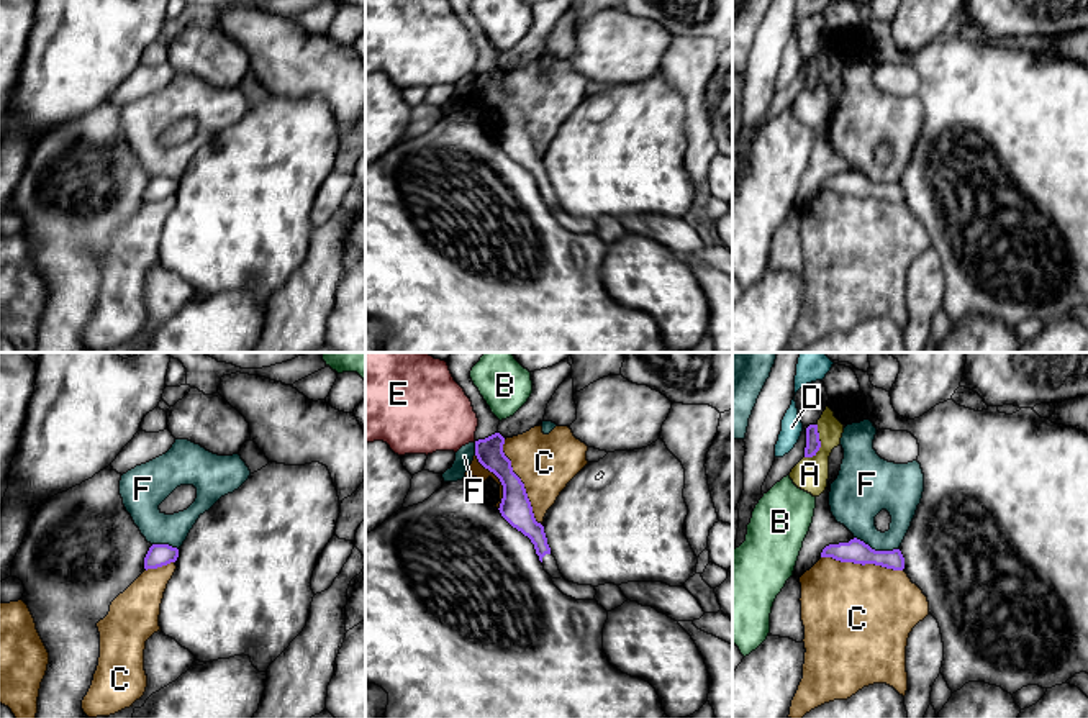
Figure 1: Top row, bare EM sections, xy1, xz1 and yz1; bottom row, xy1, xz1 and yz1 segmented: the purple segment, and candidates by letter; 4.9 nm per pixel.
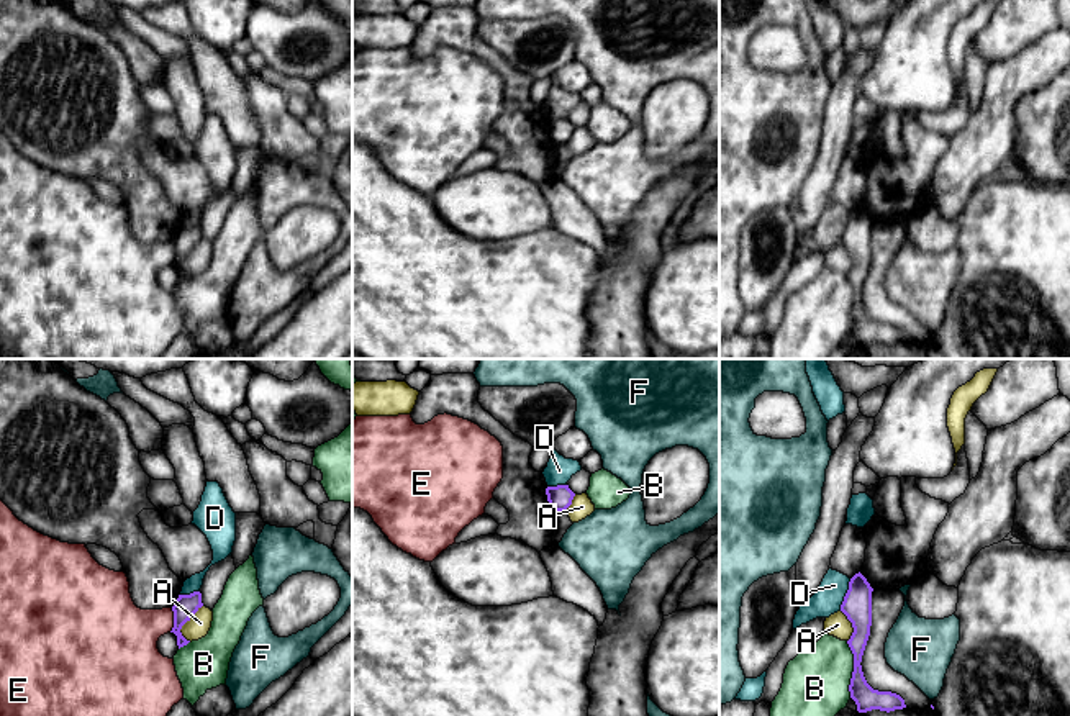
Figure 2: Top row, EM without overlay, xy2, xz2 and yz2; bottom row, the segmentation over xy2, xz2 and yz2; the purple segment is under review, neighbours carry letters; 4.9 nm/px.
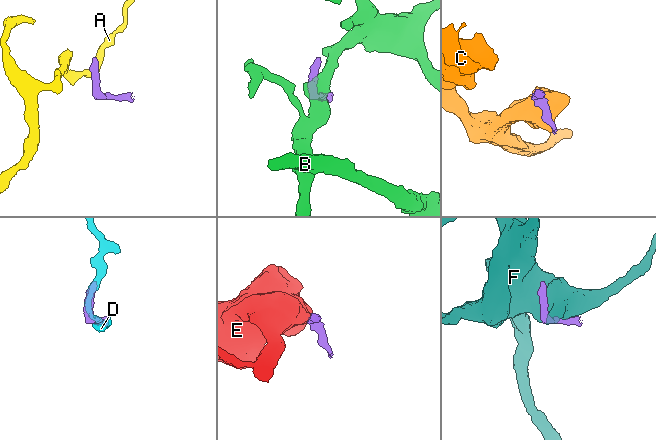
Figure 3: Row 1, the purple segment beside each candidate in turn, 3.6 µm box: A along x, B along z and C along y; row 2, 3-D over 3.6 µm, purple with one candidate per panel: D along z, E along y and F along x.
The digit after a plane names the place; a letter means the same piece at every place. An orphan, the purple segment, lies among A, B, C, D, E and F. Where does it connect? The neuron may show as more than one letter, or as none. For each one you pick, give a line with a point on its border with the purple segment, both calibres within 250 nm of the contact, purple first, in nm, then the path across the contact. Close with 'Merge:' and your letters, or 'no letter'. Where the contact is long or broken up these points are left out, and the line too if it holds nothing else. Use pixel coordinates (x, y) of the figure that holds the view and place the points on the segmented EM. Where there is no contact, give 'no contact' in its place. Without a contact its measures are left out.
Merge: no letter

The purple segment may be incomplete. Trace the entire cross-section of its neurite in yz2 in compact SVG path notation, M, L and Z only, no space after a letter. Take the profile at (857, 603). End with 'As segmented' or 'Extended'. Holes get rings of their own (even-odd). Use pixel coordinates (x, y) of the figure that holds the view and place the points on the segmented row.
M859 572L850 578L849 590L841 605L841 611L847 616L854 628L854 632L847 641L854 654L854 672L849 691L859 713L867 713L872 709L890 713L906 708L905 700L891 691L873 690L867 683L860 665L872 626L872 591L873 588Z. As segmented

